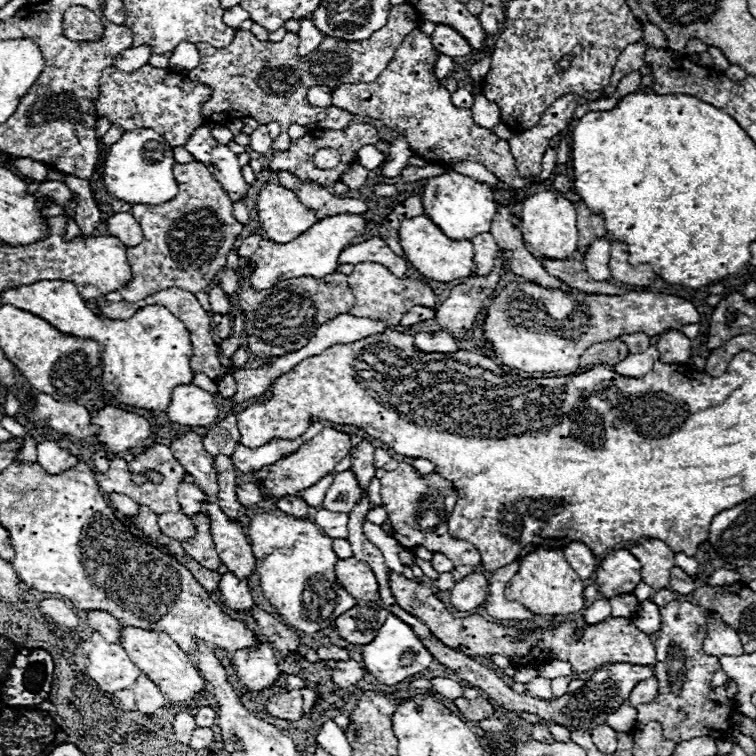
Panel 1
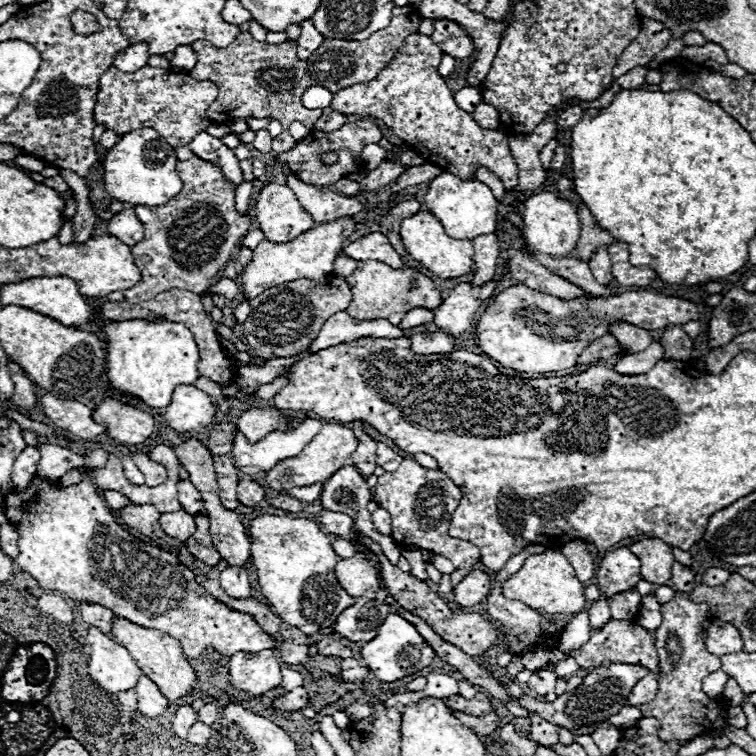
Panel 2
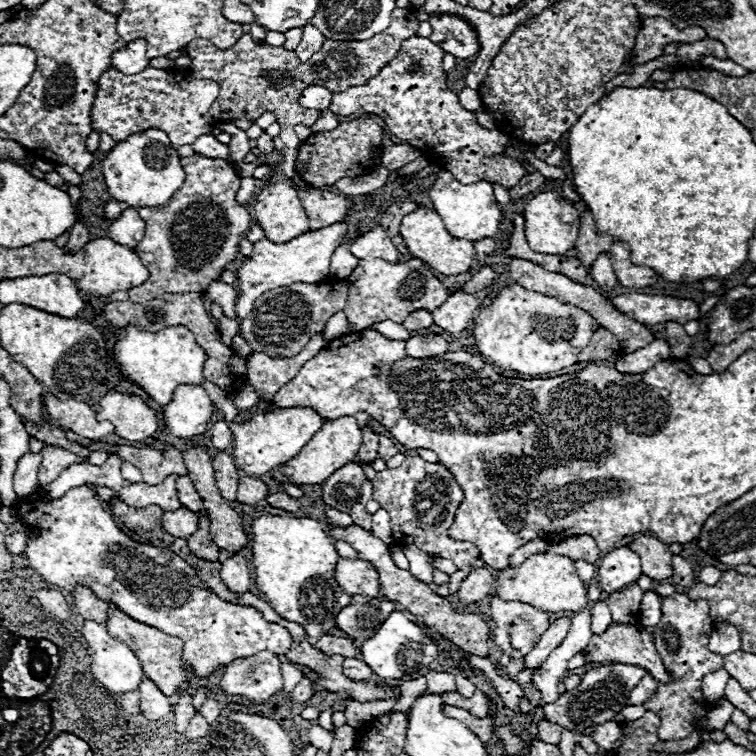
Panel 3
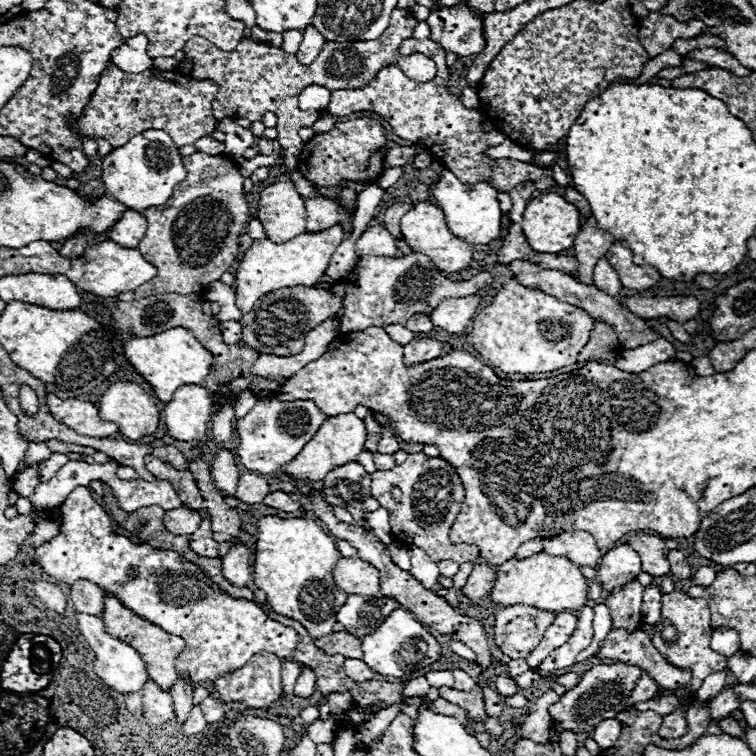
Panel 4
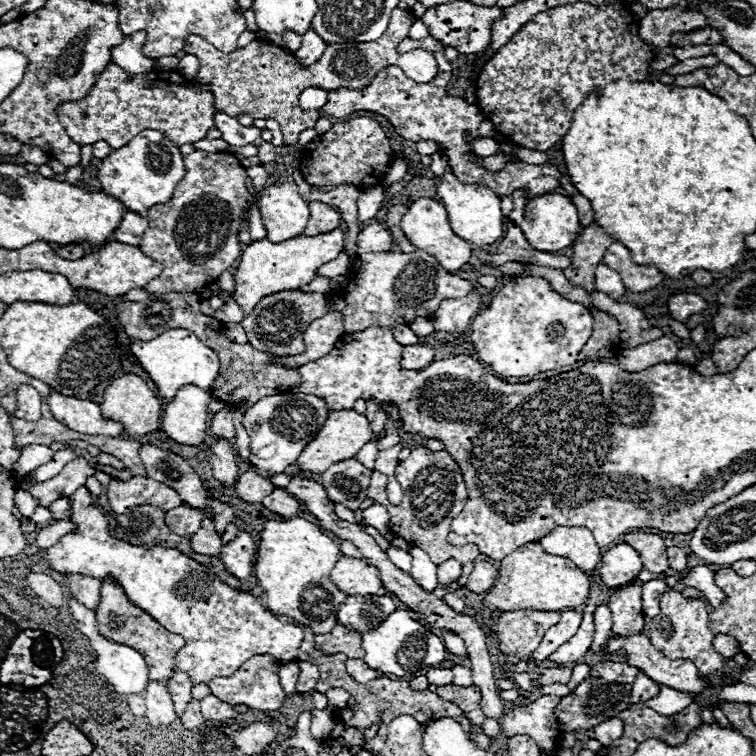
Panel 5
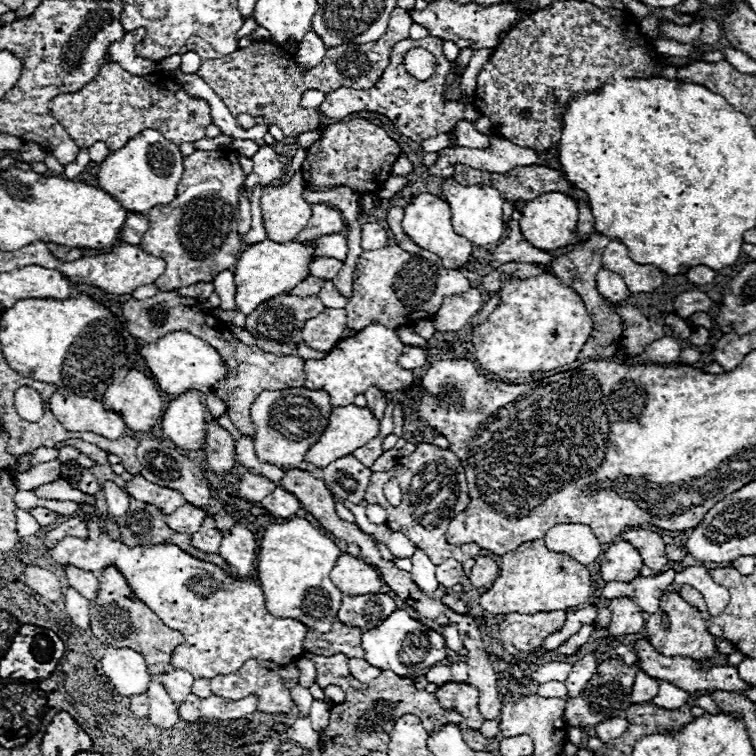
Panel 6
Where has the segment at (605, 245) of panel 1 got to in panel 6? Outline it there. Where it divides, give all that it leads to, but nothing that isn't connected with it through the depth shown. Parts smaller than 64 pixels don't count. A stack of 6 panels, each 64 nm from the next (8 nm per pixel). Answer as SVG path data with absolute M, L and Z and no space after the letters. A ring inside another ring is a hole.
M600 268L600 272L596 274L596 286L598 286L598 292L608 298L610 302L622 302L624 298L630 296L628 292L628 286L624 284L624 280L616 274L616 272L608 272L606 268Z

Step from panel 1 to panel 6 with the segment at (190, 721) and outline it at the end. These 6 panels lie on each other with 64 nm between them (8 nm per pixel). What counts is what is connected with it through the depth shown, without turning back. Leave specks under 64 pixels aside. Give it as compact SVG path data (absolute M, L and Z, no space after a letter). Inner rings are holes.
M174 668L172 672L166 672L166 674L154 676L154 680L156 682L160 680L164 684L164 688L172 696L172 700L176 700L176 706L180 706L186 700L186 696L190 694L190 688L194 684L192 674L186 670L178 670L178 668Z

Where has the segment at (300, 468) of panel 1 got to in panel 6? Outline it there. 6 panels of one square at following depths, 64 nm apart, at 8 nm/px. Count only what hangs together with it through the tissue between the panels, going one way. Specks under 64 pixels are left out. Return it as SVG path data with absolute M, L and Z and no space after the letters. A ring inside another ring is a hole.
M354 404L334 408L332 410L332 416L328 420L328 428L324 430L324 436L316 444L312 444L312 448L306 452L306 462L310 466L322 470L332 460L338 460L340 456L348 456L356 448L368 444L374 436L378 436L378 432L380 432L380 424L378 424L378 420L372 416L372 412L368 408L358 408Z

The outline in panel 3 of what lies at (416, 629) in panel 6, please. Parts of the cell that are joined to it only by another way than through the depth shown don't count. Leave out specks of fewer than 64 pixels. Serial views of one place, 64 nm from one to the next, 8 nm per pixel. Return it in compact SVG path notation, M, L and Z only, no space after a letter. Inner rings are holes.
M398 610L386 618L386 622L378 628L378 632L370 640L364 640L360 652L362 660L372 668L374 674L378 674L380 678L400 680L406 674L418 672L424 666L432 664L438 656L438 646L424 634L424 630L416 622L410 622L404 616L404 612Z

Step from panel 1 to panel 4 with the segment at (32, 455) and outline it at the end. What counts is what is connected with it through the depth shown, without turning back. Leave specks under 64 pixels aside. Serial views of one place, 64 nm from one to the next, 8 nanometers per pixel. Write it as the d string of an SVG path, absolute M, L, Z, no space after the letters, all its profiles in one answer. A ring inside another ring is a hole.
M32 464L32 466L24 468L12 480L14 492L20 494L20 496L26 496L26 498L30 498L34 494L34 490L36 490L38 484L40 484L40 480L38 480L38 464Z

